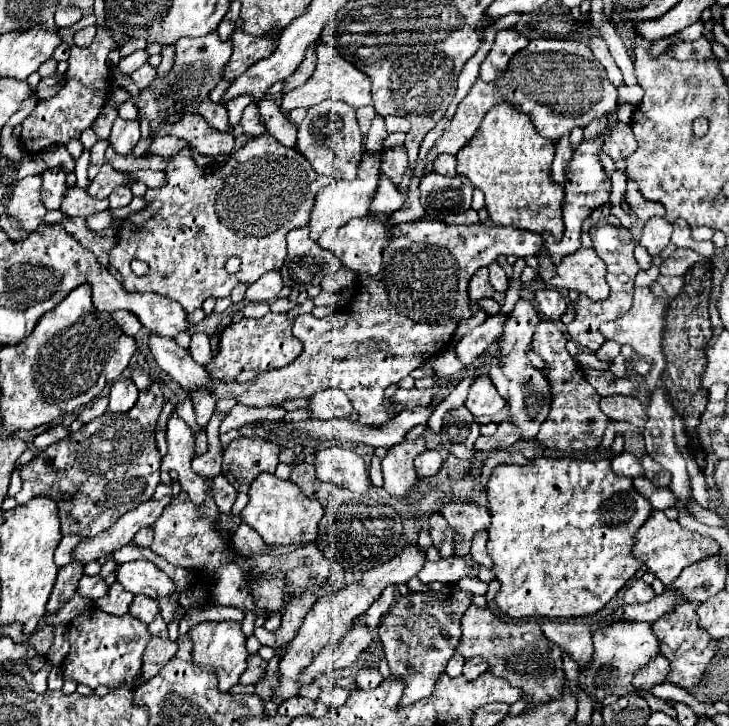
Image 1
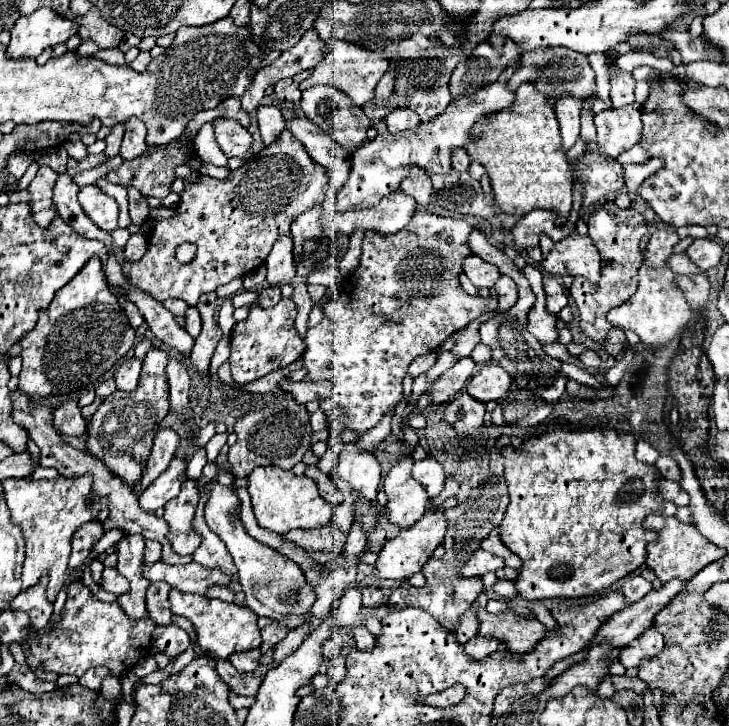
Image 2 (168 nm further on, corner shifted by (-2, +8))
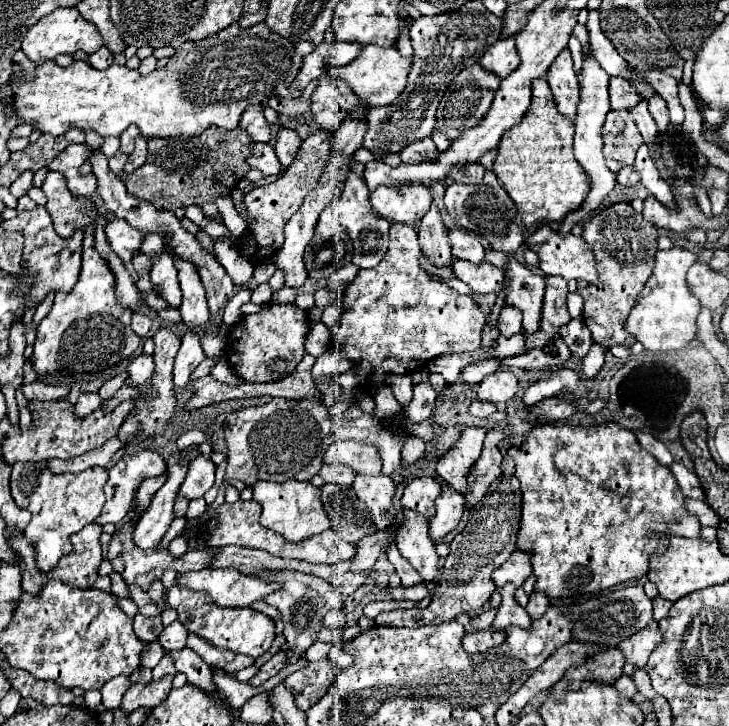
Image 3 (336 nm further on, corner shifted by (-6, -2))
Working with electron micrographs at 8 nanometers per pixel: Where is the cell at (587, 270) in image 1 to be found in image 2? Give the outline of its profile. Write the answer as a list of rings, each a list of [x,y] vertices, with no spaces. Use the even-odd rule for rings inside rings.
[[[571,234],[561,242],[543,236],[539,240],[543,252],[541,266],[551,276],[585,276],[591,284],[601,278],[601,258],[589,236]]]

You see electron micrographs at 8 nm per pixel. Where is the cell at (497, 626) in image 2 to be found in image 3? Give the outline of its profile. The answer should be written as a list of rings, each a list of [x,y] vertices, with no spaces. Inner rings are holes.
[[[505,584],[501,588],[497,588],[503,596],[503,602],[499,606],[499,614],[493,622],[493,628],[495,630],[507,630],[509,626],[521,626],[521,628],[531,628],[531,616],[525,612],[525,608],[521,608],[515,598],[513,598],[513,592],[515,592],[515,586],[513,584]]]

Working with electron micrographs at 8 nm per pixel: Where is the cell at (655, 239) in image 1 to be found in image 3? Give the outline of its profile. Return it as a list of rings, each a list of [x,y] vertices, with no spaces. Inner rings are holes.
[[[673,246],[669,250],[657,250],[653,274],[649,276],[643,292],[637,296],[637,304],[633,306],[623,326],[627,332],[635,336],[635,340],[639,340],[645,346],[645,350],[671,352],[671,350],[683,348],[695,338],[695,330],[697,330],[695,320],[701,310],[701,304],[691,294],[685,282],[685,274],[689,266],[695,264],[695,260],[697,260],[697,254],[687,248]]]

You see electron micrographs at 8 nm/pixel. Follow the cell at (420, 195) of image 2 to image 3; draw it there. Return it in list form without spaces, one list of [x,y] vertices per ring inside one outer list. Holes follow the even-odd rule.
[[[435,202],[431,204],[431,210],[427,212],[427,216],[421,220],[419,238],[423,244],[423,254],[427,256],[431,264],[451,266],[453,254],[451,254],[451,244],[449,244],[449,230],[441,220],[441,214]]]

